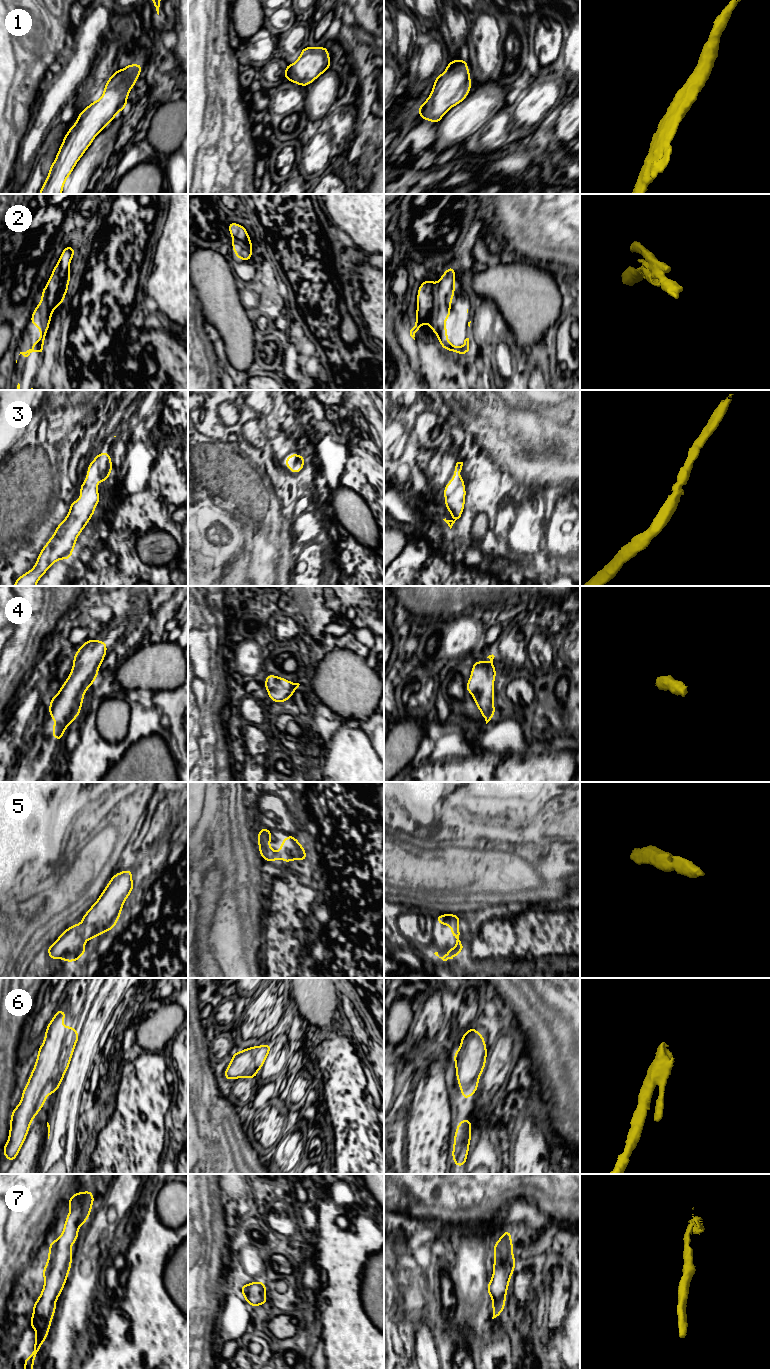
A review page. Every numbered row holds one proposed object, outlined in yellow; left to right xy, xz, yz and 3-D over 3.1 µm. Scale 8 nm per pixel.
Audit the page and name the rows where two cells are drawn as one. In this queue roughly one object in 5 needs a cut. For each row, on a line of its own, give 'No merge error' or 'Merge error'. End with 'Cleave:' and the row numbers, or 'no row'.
1: No merge error
2: Merge error
3: No merge error
4: No merge error
5: No merge error
6: No merge error
7: No merge error
Cleave: 2

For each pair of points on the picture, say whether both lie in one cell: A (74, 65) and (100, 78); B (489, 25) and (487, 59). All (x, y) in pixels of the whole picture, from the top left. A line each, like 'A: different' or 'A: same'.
A: different
B: same

